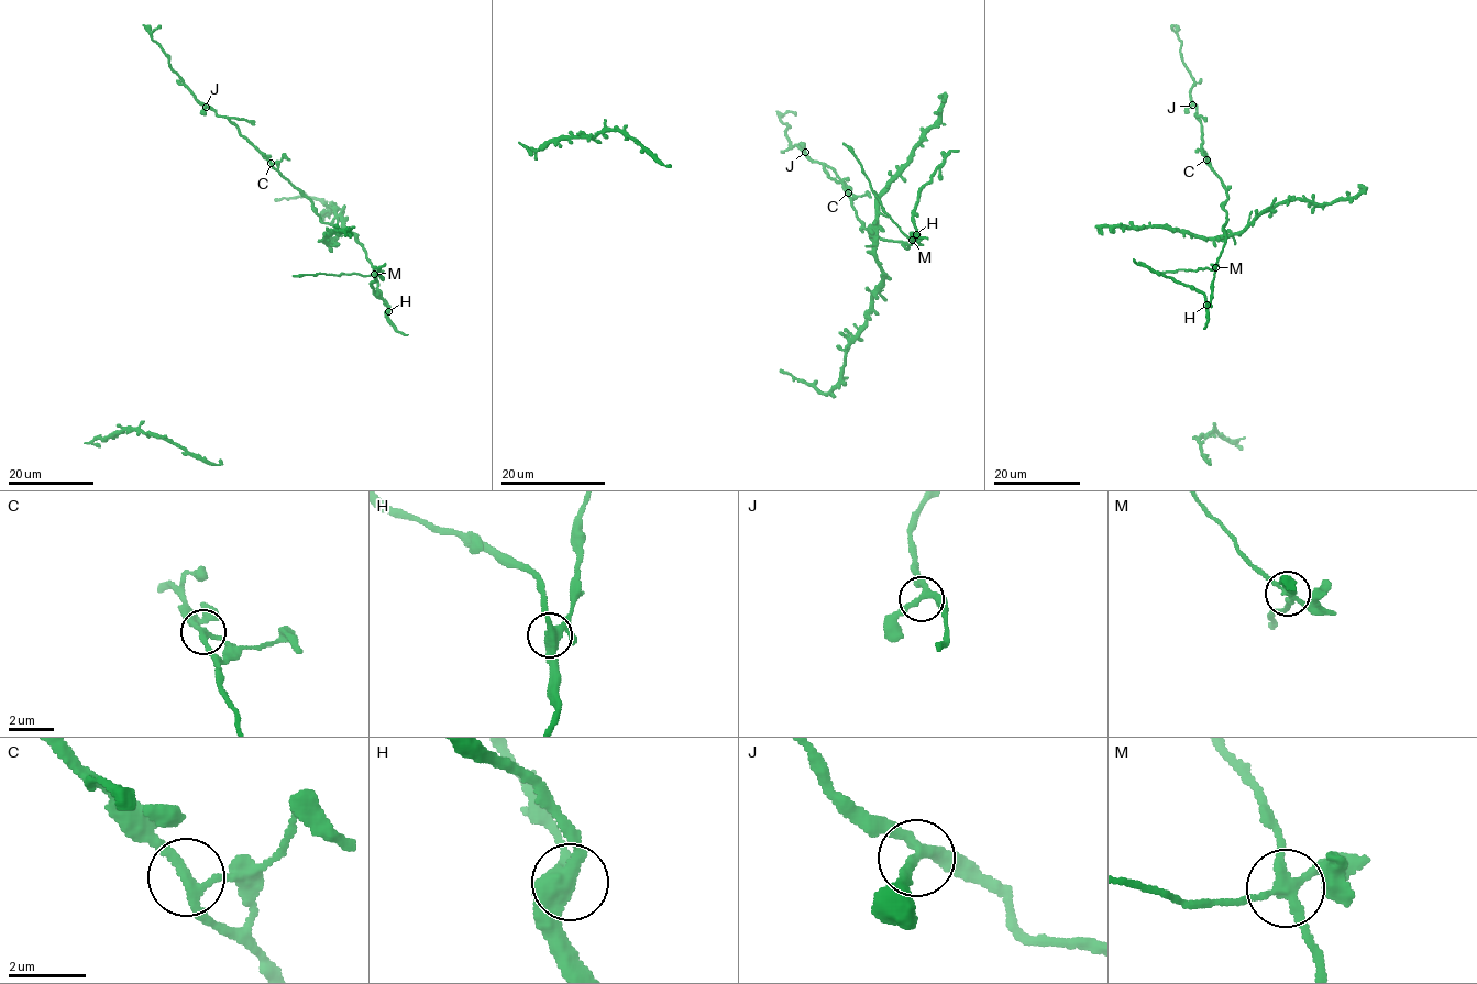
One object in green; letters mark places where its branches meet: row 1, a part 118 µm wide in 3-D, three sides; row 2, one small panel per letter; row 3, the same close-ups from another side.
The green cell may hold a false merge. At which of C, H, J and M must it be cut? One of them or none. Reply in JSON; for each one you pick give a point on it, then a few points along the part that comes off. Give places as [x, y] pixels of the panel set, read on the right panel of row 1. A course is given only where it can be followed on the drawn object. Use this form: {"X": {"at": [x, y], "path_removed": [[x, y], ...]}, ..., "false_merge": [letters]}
{"M": {"at": [1215, 267], "path_removed": [[1215, 268], [1159, 274]]}, "false_merge": ["M"]}

